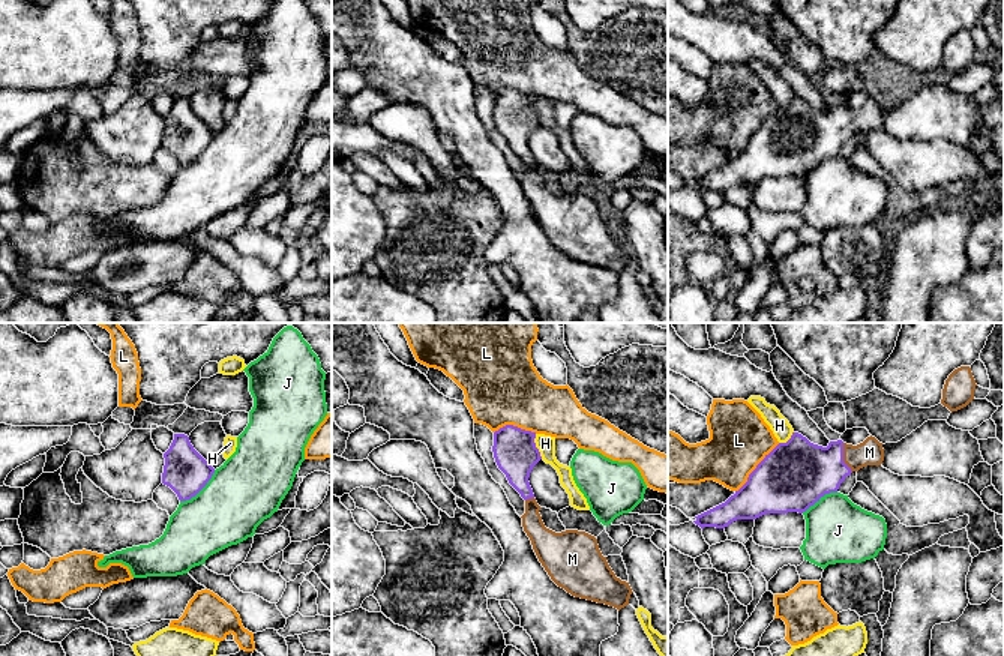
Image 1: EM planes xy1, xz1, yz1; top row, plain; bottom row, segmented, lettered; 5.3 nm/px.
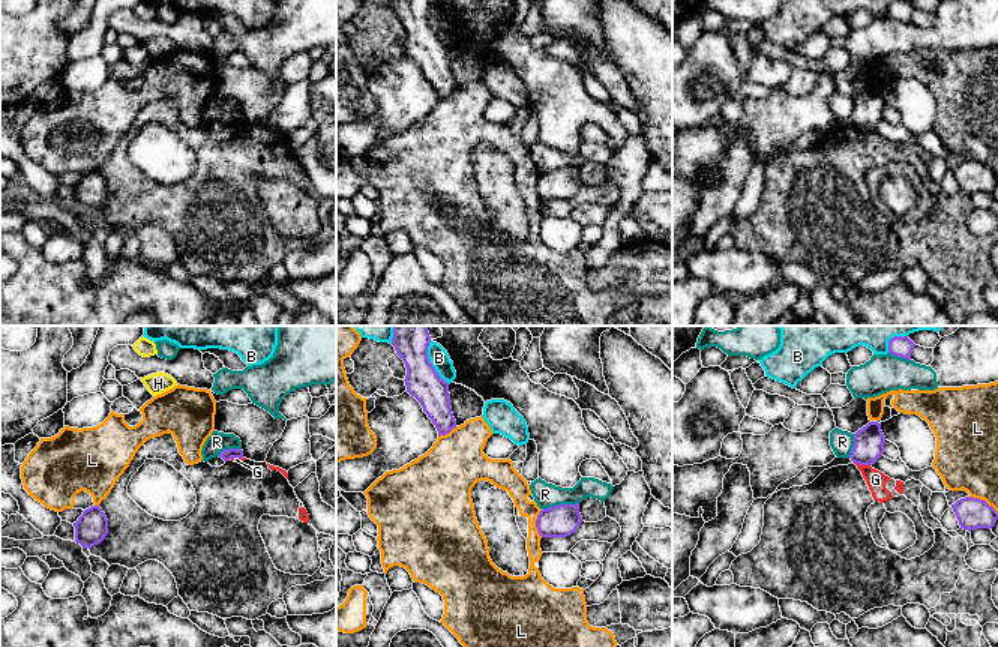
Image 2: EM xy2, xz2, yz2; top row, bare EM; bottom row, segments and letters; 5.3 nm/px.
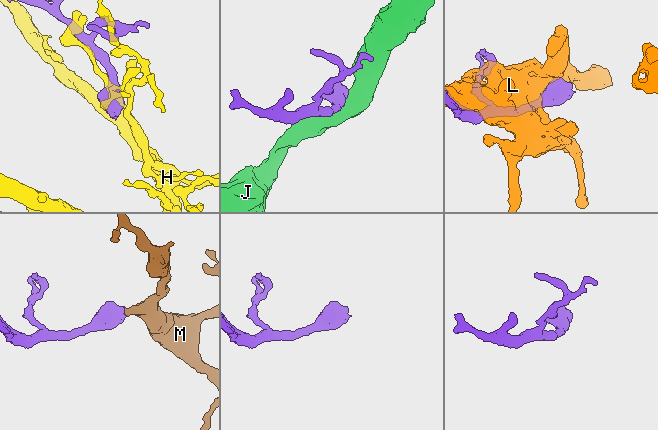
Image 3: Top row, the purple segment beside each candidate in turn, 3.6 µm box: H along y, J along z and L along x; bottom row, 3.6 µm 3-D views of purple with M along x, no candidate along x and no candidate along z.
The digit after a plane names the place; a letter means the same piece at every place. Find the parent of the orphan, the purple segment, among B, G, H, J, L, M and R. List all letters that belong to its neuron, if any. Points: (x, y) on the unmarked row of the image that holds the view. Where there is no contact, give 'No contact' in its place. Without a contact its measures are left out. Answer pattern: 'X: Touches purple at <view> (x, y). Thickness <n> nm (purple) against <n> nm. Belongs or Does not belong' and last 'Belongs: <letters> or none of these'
B: Touches purple at xz2 (431, 27). Thickness 180 nm (purple) against 100 nm. Does not belong
G: Touches purple at yz2 (862, 128). Thickness 160 nm (purple) against 100 nm. Does not belong
H: Touches purple at xz1 (535, 110). Thickness 240 nm (purple) against 100 nm. Does not belong
J: Touches purple at xy1 (200, 153). Thickness 240 nm (purple) against 380 nm. Does not belong
L: Touches purple at yz1 (757, 131). Thickness 360 nm (purple) against 320 nm. Does not belong
M: Touches purple at yz1 (842, 122). Thickness 360 nm (purple) against 140 nm. Belongs
R: Touches purple at xz2 (560, 168). Thickness 170 nm (purple) against 130 nm. Does not belong
Belongs: M

